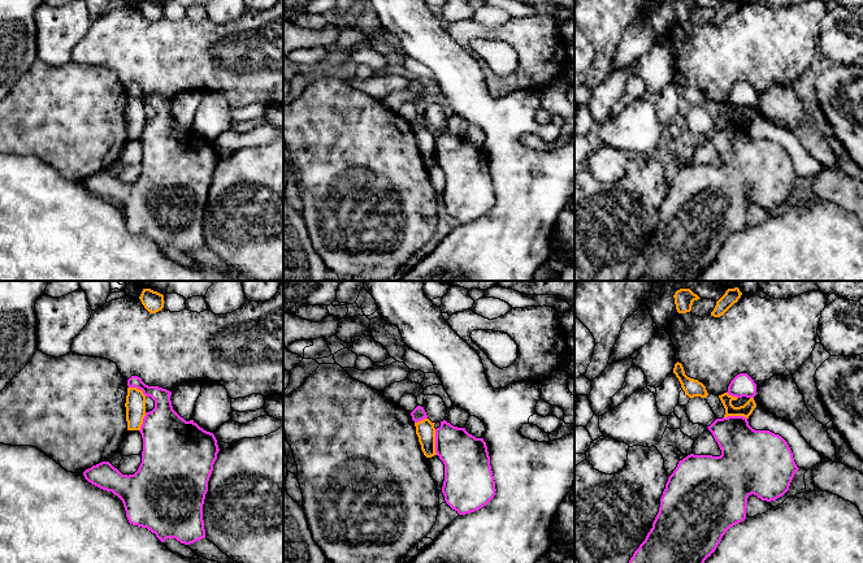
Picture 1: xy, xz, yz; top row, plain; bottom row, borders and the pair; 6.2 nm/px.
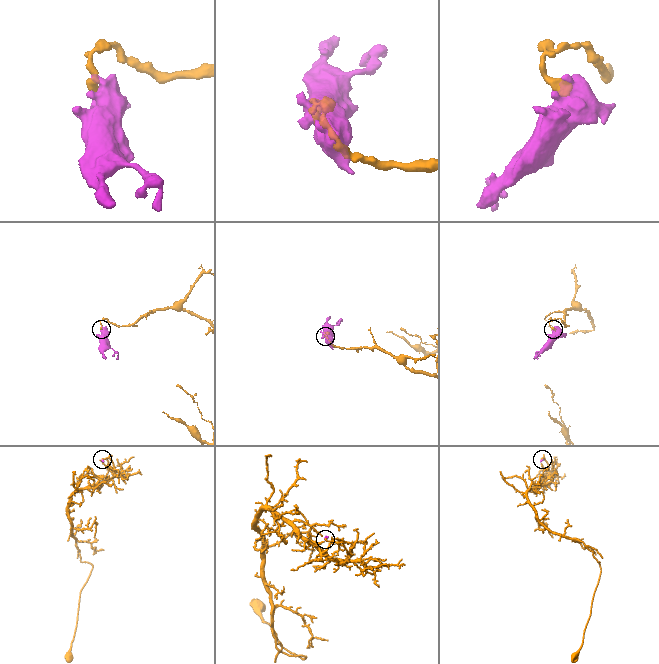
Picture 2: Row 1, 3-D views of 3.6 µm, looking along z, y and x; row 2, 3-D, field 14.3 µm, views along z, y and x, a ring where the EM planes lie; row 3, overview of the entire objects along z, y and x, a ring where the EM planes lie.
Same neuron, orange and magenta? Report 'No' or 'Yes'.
No

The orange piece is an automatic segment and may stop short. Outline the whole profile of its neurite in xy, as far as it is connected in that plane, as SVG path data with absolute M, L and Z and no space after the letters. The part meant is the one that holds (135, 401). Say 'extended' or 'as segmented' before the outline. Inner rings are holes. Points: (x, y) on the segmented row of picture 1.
as segmented; M127 387L126 395L127 430L140 430L146 416L146 395L136 387Z

